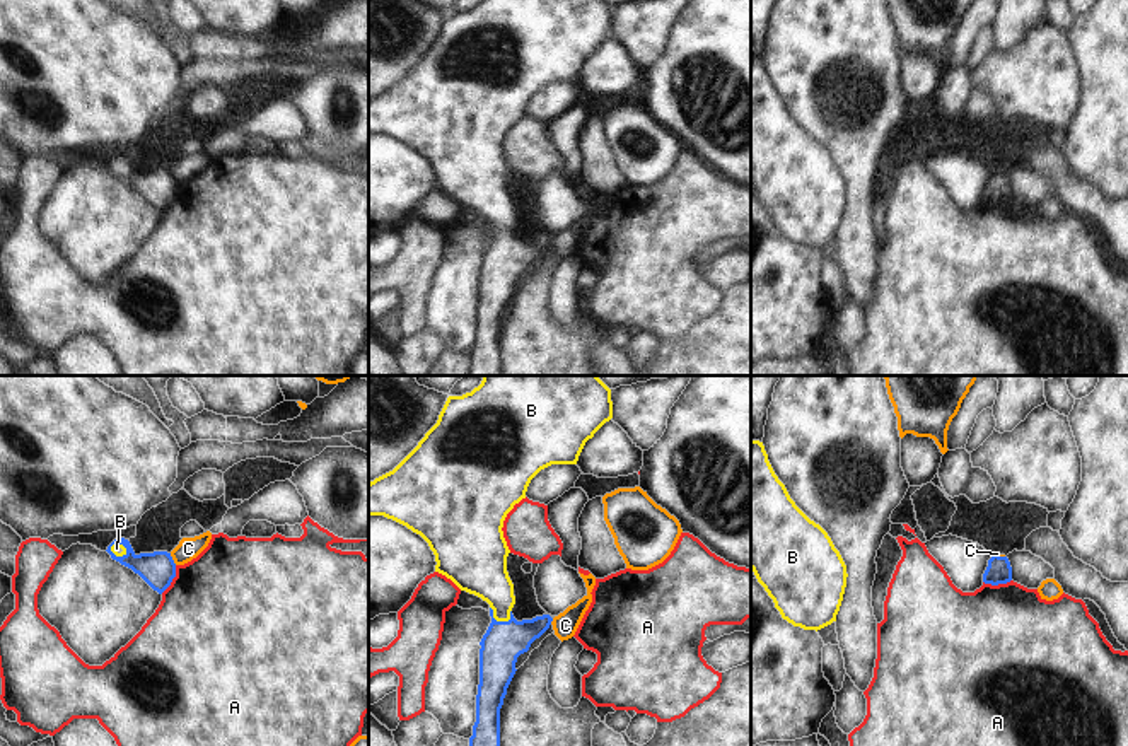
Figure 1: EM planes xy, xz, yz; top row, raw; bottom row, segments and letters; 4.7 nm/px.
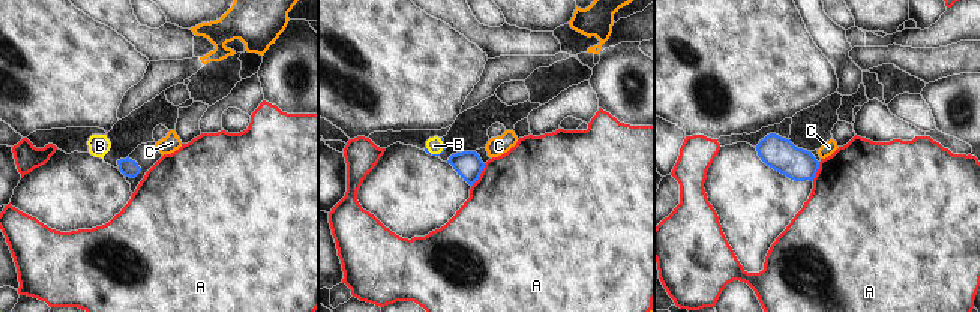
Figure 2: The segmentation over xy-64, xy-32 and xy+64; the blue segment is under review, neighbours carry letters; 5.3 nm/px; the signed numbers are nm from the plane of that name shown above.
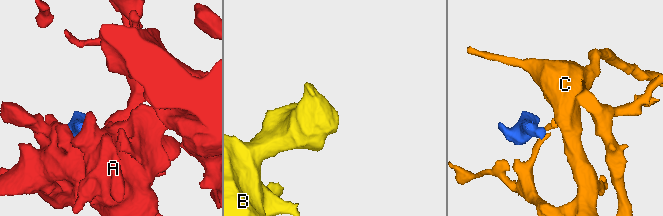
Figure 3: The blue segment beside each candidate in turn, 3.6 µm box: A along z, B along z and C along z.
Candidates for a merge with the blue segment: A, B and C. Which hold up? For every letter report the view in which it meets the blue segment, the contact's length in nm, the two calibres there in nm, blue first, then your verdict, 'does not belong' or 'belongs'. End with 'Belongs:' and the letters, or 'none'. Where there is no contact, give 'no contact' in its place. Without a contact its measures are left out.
A: contact in xy; length 150 nm; calibres 170 and 500 nm; does not belong
B: contact in xz; length 120 nm; calibres 190 and 240 nm; belongs
C: contact in xy; length 70 nm; calibres 170 and 110 nm; does not belong
Belongs: B

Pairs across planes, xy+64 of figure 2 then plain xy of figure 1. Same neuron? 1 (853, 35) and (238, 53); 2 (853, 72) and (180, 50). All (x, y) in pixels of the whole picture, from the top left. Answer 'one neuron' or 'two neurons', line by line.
1: one neuron
2: one neuron

